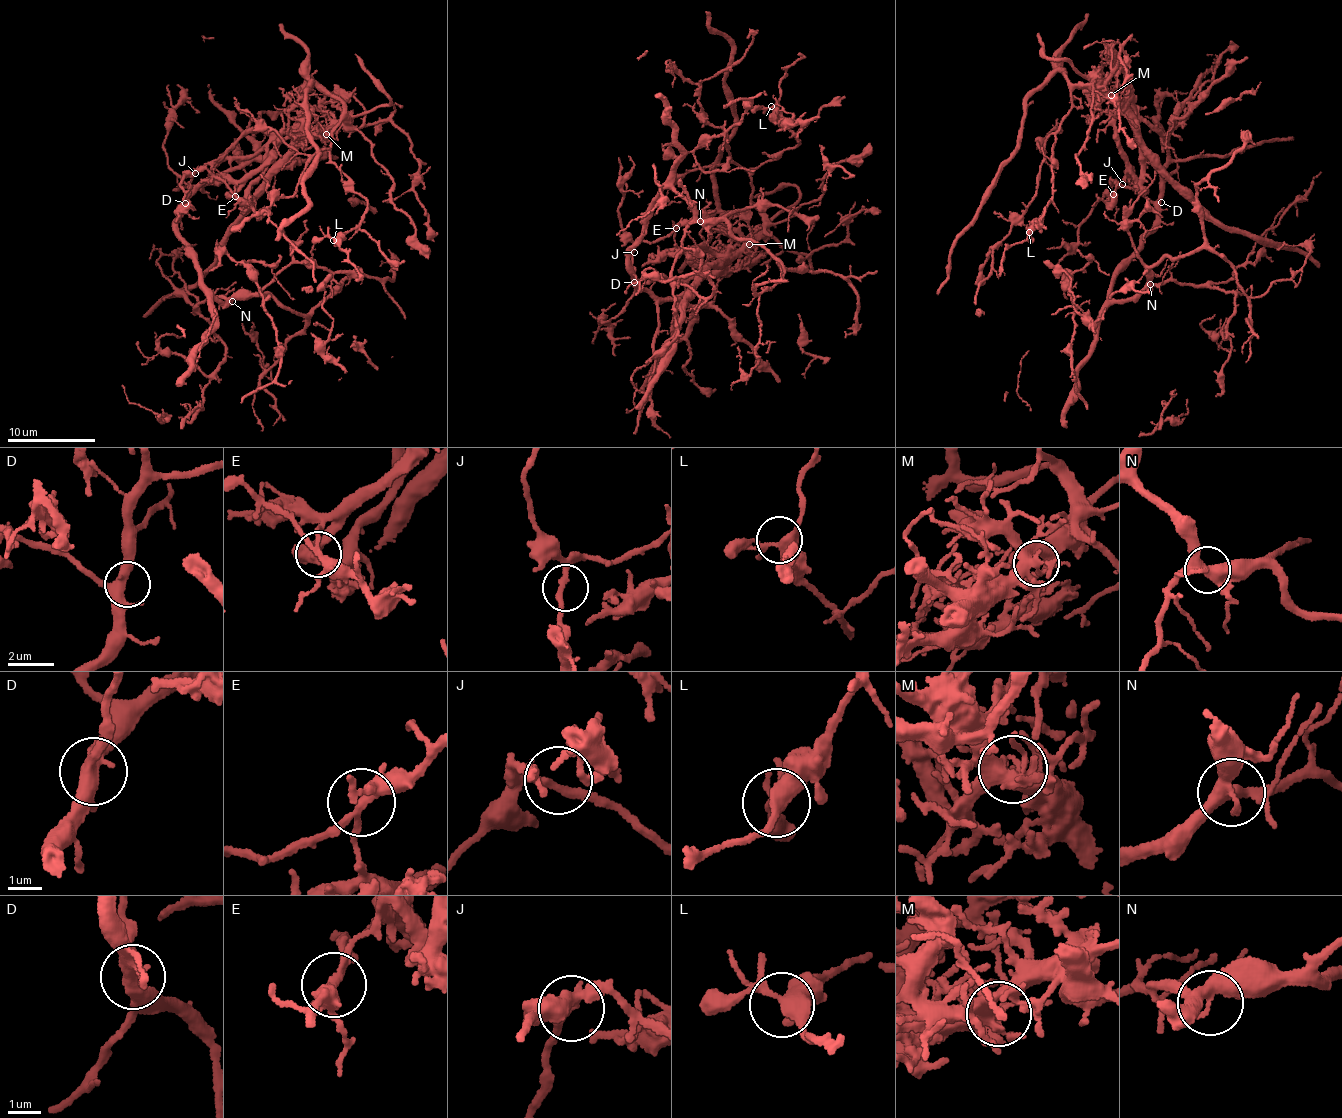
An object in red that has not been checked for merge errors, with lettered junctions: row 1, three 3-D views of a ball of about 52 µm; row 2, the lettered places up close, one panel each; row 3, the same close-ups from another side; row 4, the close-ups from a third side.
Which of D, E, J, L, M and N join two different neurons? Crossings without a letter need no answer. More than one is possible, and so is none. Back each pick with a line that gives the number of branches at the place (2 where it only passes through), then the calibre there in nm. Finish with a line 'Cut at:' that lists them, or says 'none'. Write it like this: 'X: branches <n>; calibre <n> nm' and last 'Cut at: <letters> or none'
E: branches 4; calibre 260 nm
Cut at: E

